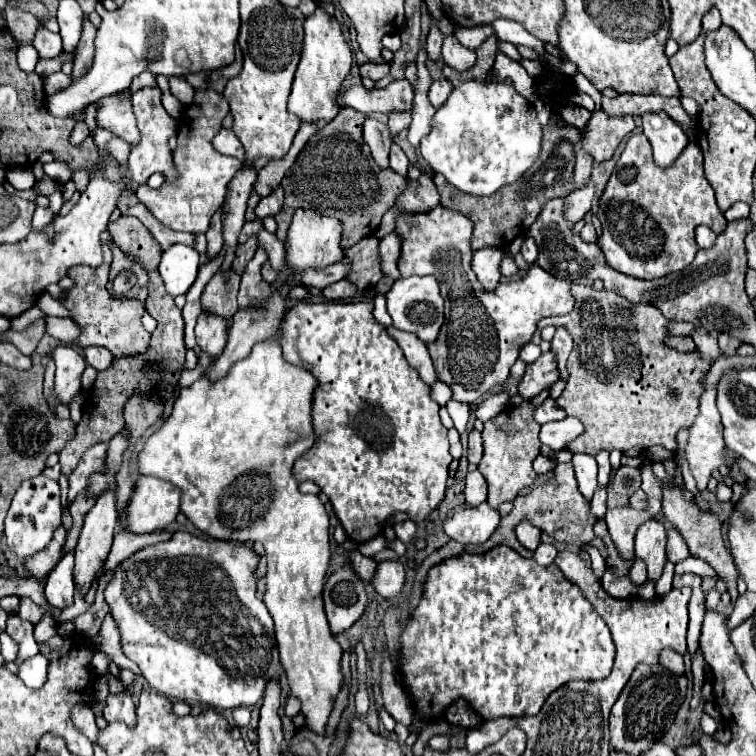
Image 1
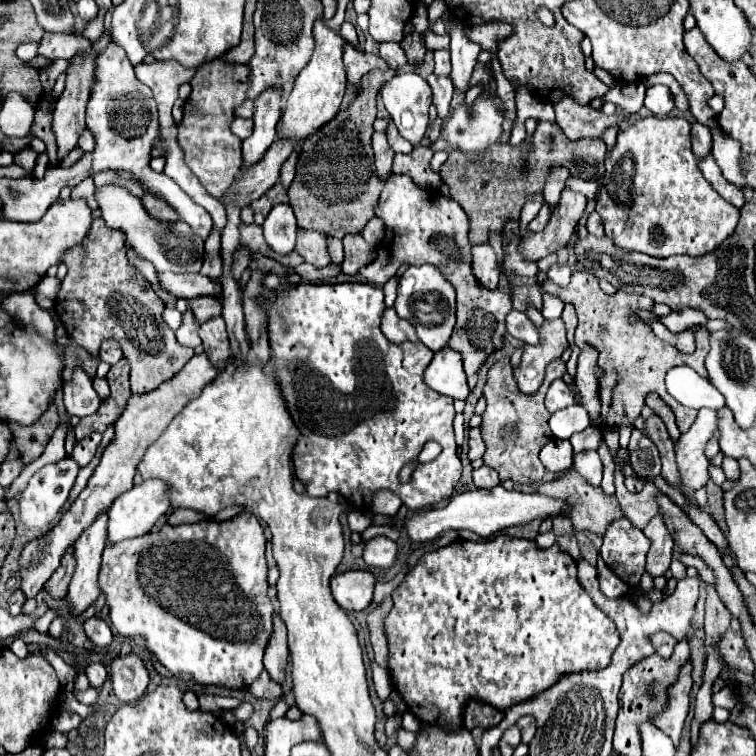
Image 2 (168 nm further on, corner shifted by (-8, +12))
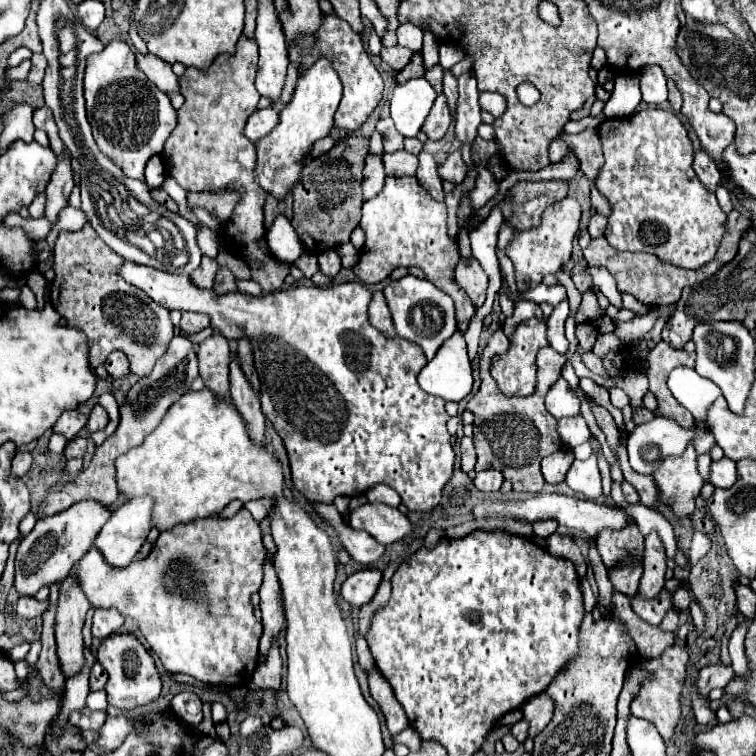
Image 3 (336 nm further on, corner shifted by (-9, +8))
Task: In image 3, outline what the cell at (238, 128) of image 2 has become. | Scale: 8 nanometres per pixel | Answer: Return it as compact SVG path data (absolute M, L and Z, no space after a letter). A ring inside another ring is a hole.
M263 108L263 110L255 110L249 120L247 120L247 126L245 126L245 136L251 140L251 142L257 142L261 140L263 136L267 136L275 124L279 122L279 112L275 108Z

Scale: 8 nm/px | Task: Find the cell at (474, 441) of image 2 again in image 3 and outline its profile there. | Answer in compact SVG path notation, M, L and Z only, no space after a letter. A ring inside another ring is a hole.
M465 436L461 440L461 468L463 468L463 472L471 472L475 466L475 460L477 460L477 456L475 456L475 448L473 448L473 440Z

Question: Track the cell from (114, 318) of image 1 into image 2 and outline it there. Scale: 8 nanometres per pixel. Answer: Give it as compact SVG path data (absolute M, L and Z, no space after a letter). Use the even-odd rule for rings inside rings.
M94 218L84 244L70 248L62 262L68 266L68 274L54 302L58 318L66 332L90 354L98 352L94 338L116 338L130 362L130 386L134 394L156 390L194 356L194 348L178 344L174 332L162 320L164 302L154 294L150 282L130 266L122 232L106 228L102 218Z

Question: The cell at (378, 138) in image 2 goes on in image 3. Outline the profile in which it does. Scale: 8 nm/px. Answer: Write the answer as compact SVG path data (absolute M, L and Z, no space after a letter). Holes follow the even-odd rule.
M367 156L365 168L363 168L363 200L375 198L385 182L385 172L383 172L383 162L379 156Z

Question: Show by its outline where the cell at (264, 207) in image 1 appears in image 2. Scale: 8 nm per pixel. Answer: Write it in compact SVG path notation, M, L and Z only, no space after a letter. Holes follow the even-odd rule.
M296 142L296 150L294 150L294 154L292 154L292 156L286 160L286 164L282 166L282 172L280 172L280 184L282 184L284 188L288 188L290 182L292 182L292 178L294 178L294 166L296 166L298 148L300 148L300 142Z

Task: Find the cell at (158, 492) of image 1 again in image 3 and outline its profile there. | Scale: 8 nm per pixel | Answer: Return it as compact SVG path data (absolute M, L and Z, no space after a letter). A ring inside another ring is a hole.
M143 496L143 498L131 500L129 504L123 504L121 508L117 508L111 514L111 518L105 522L99 536L95 538L95 546L99 548L99 552L107 560L107 564L111 564L113 568L123 568L123 566L131 564L131 560L139 552L139 548L143 546L143 542L151 530L151 508L153 508L153 500L149 496Z

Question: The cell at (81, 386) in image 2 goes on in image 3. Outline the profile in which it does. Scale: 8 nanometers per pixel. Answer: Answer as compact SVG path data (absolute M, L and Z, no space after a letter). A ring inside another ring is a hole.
M67 410L67 412L63 412L61 418L55 422L53 432L63 434L67 440L73 440L85 424L87 424L87 416L83 416L79 410Z

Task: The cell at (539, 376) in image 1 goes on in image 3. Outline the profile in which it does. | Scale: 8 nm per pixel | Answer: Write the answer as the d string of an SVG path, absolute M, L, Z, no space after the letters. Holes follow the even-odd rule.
M529 318L523 320L521 324L517 324L513 336L511 336L511 344L509 350L505 354L493 356L491 358L491 376L497 382L499 390L505 396L529 396L535 390L535 382L537 382L537 364L535 364L535 354L539 348L547 346L547 324L545 320L537 320L537 318Z

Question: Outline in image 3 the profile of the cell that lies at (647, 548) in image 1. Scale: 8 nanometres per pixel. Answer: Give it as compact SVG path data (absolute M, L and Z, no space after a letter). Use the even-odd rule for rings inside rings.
M651 532L645 538L645 556L643 556L643 576L639 582L639 592L643 600L655 598L665 586L665 546L657 532Z

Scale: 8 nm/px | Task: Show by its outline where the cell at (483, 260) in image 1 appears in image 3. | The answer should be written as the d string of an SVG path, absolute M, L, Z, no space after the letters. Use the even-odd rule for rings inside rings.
M461 258L455 266L455 282L467 292L475 308L479 308L485 302L485 290L487 290L487 274L479 266L475 258Z

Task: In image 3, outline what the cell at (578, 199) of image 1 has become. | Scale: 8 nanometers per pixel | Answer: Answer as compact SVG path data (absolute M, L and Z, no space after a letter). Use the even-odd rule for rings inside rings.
M565 198L565 200L551 204L543 212L543 220L539 228L529 228L525 232L515 230L513 240L509 242L505 252L515 266L515 282L517 282L519 292L533 290L535 286L543 282L547 274L555 274L569 262L573 238L577 236L577 230L579 230L579 218L581 218L579 202L575 198Z

